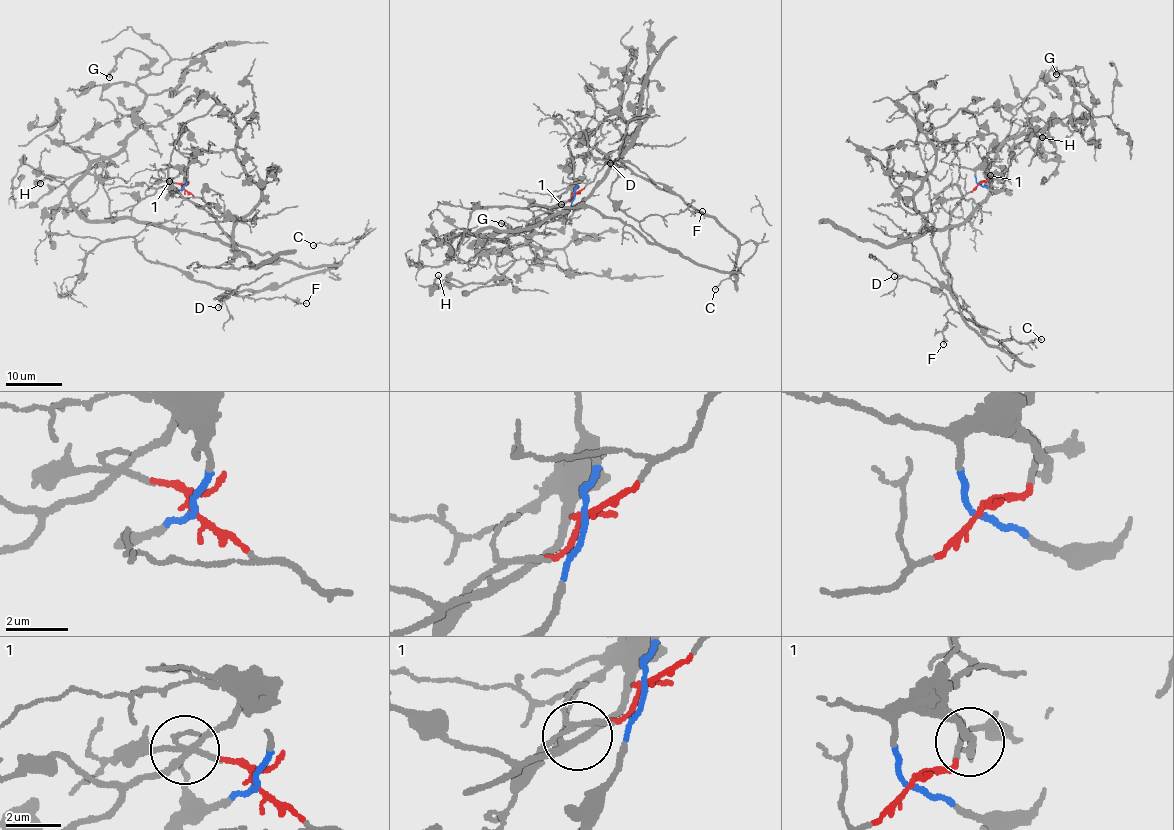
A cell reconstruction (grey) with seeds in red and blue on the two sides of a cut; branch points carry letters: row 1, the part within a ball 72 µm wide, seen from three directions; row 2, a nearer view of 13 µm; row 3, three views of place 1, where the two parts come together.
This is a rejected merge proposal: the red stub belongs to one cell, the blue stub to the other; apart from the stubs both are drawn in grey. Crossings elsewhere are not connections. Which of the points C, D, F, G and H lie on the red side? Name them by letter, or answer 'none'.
C, D, F

